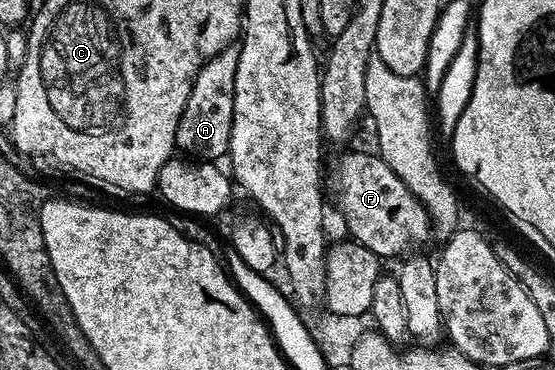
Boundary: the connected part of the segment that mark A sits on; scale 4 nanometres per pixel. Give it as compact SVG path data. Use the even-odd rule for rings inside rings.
M238 47L221 50L212 60L206 60L191 84L189 102L175 131L175 146L180 153L196 161L222 161L228 155L233 130L233 94L237 82Z

